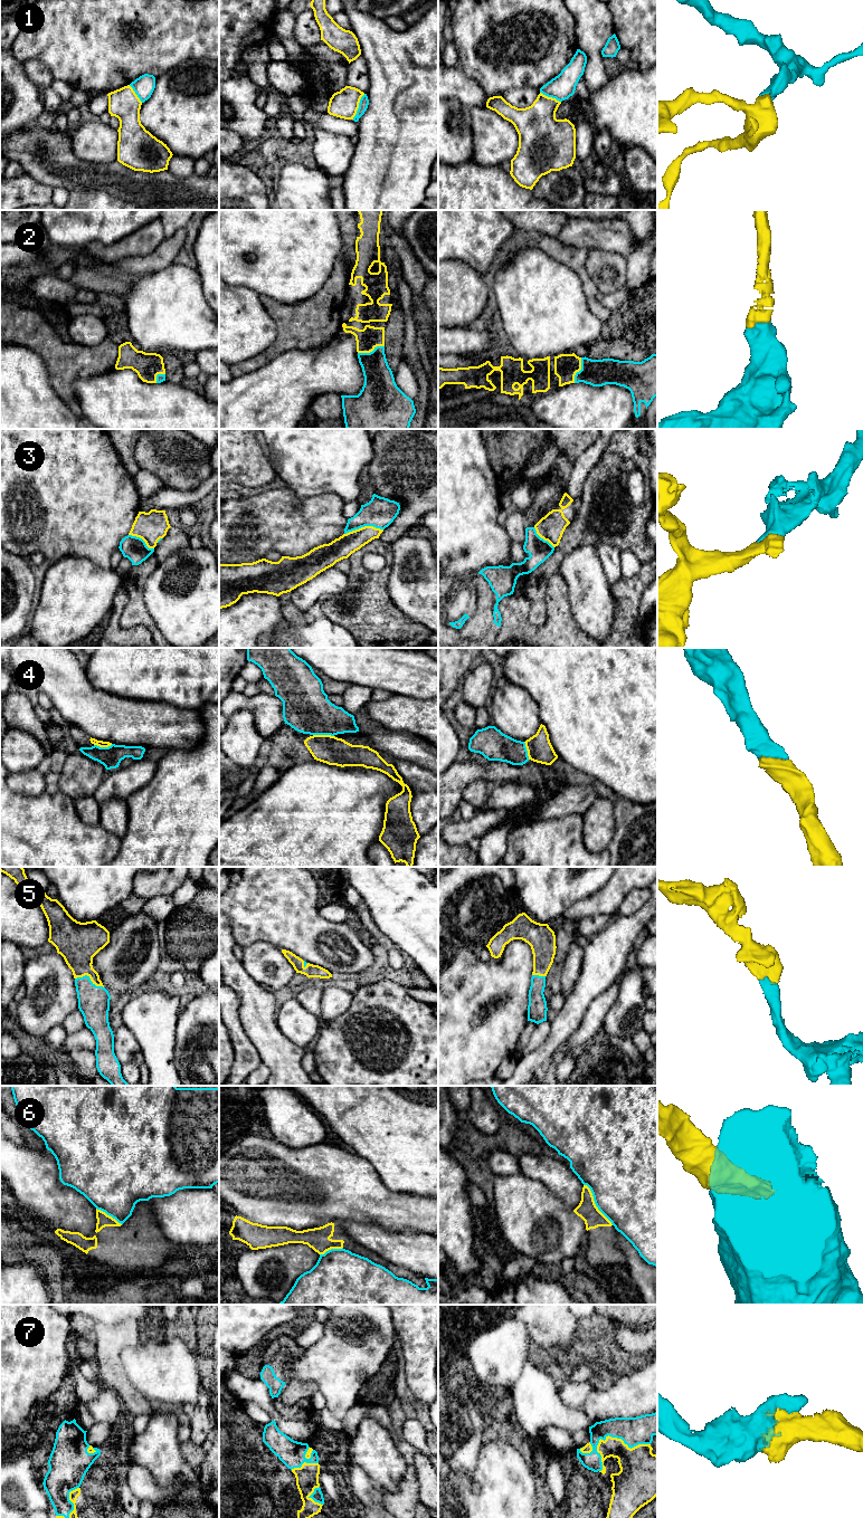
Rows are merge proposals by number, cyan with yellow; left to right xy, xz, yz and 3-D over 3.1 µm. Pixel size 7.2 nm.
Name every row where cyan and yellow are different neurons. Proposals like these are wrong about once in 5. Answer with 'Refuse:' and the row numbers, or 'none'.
Refuse: 1, 6

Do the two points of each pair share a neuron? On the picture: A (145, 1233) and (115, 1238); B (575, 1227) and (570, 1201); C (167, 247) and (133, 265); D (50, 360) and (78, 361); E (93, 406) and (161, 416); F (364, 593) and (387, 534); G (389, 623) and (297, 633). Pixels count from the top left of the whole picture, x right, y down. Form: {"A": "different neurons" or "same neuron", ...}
{"A": "same neuron", "B": "different neurons", "C": "same neuron", "D": "same neuron", "E": "same neuron", "F": "different neurons", "G": "different neurons"}

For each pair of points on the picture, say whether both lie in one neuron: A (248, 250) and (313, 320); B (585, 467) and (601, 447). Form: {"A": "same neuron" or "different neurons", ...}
{"A": "different neurons", "B": "same neuron"}

